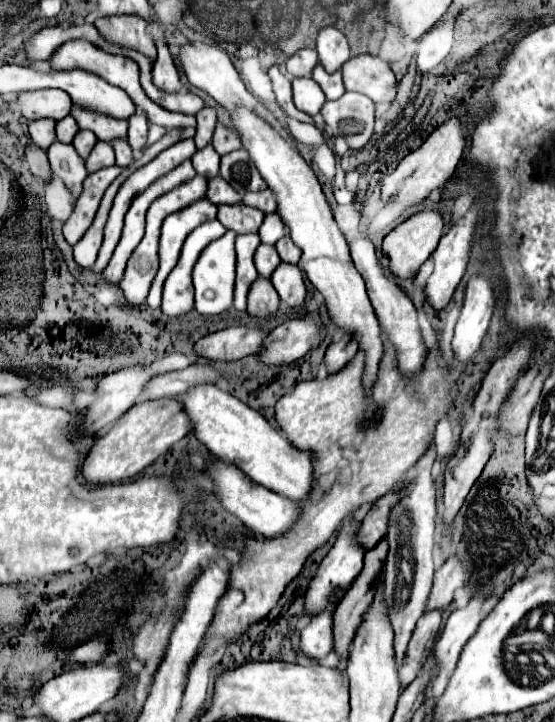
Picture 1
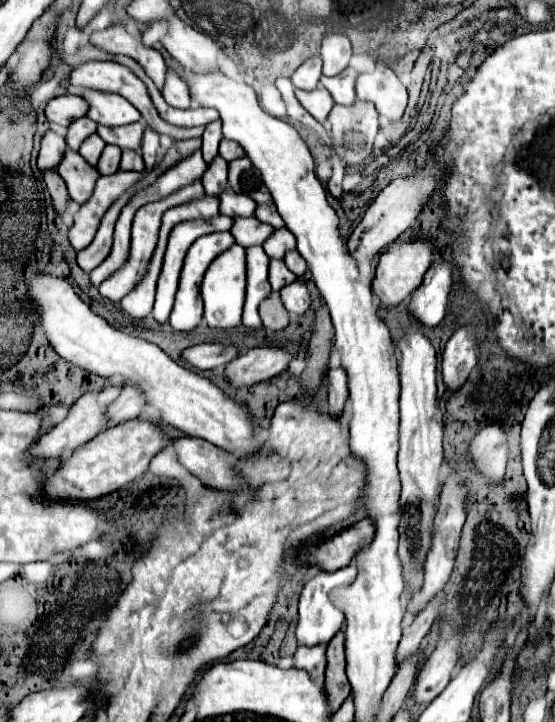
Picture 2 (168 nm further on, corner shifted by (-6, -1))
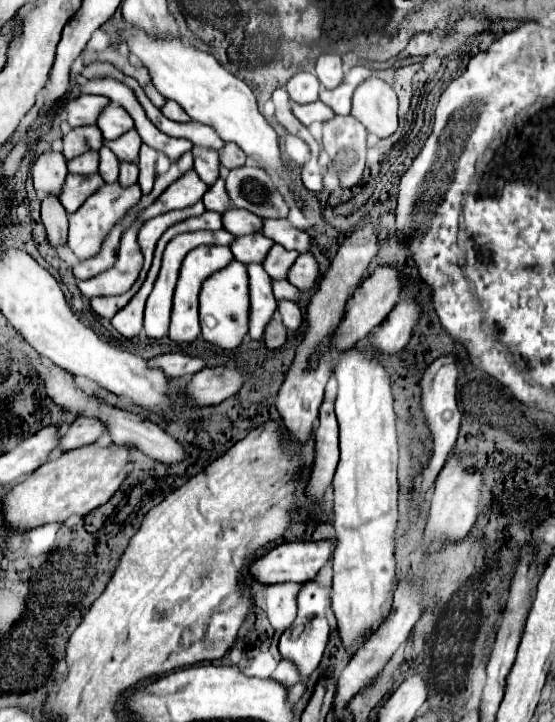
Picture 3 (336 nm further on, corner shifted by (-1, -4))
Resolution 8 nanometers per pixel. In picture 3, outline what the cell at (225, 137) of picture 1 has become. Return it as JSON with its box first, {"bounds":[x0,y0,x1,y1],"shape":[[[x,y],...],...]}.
{"bounds":[220,143,246,169],"shape":[[[226,143],[220,149],[220,165],[224,169],[234,169],[234,167],[242,167],[246,161],[246,155],[242,153],[242,149],[238,149],[238,145],[234,143]]]}

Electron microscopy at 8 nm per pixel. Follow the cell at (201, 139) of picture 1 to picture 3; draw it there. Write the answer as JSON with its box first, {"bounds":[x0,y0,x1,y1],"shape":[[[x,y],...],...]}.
{"bounds":[194,147,220,185],"shape":[[[194,147],[194,169],[200,173],[200,179],[206,185],[212,185],[220,177],[220,161],[216,149],[206,147]]]}

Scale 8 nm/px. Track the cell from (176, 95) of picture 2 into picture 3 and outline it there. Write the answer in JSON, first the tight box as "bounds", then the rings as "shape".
{"bounds":[162,101,188,121],"shape":[[[166,101],[164,107],[162,107],[162,113],[172,121],[188,121],[186,111],[176,101]]]}

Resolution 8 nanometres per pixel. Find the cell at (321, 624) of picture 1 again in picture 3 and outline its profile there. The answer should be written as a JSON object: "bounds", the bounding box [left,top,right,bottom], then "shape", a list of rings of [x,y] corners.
{"bounds":[272,659,302,691],"shape":[[[282,659],[278,663],[276,671],[272,673],[272,679],[282,681],[282,685],[286,685],[286,689],[290,689],[290,691],[294,691],[294,687],[298,685],[298,681],[302,681],[302,677],[298,673],[298,667],[292,661],[288,661],[288,659]]]}

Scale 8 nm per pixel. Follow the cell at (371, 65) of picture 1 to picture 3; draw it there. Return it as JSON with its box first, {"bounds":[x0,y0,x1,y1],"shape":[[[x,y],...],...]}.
{"bounds":[352,77,398,137],"shape":[[[378,77],[360,83],[352,97],[352,111],[370,133],[388,137],[398,129],[398,97],[392,85]]]}

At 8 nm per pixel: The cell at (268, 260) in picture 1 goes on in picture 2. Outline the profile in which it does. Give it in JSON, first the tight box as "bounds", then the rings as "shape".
{"bounds":[269,260,297,290],"shape":[[[271,260],[269,264],[269,282],[273,286],[273,290],[281,290],[283,286],[287,286],[287,282],[295,282],[297,276],[285,266],[285,262],[281,260]]]}

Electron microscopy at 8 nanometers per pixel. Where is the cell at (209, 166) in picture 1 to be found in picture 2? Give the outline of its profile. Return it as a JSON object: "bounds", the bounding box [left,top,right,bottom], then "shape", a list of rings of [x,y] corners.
{"bounds":[201,156,227,196],"shape":[[[217,156],[217,158],[209,164],[209,168],[207,168],[207,172],[203,174],[201,182],[203,182],[203,186],[205,186],[205,194],[219,196],[219,194],[227,188],[227,162],[225,162],[221,156]]]}

